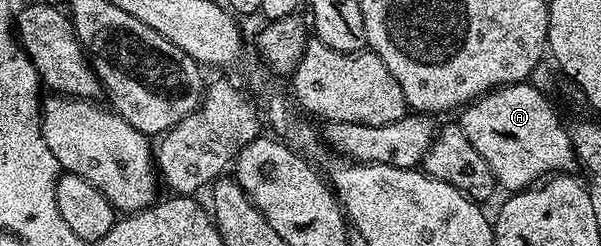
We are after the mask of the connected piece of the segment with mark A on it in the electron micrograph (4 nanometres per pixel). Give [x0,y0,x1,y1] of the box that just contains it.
[457,83,577,193]

